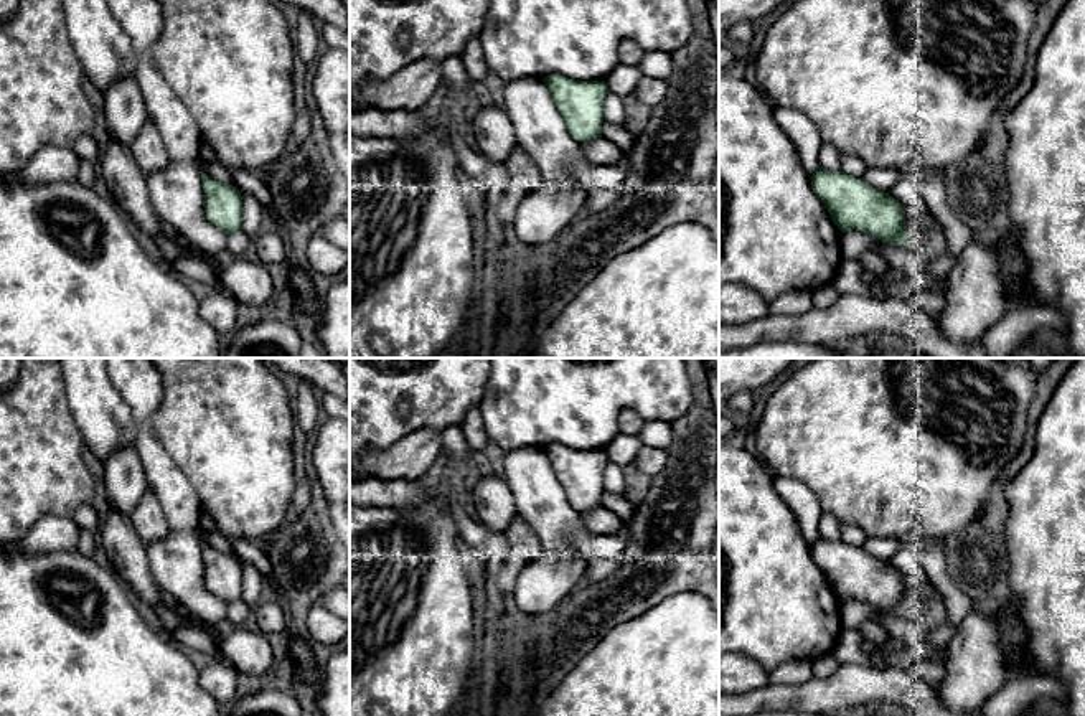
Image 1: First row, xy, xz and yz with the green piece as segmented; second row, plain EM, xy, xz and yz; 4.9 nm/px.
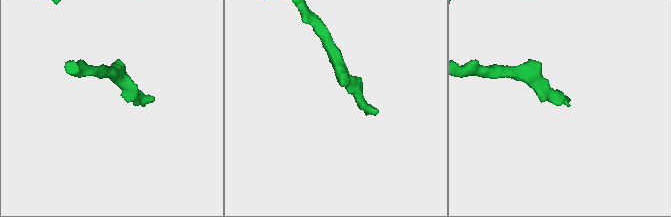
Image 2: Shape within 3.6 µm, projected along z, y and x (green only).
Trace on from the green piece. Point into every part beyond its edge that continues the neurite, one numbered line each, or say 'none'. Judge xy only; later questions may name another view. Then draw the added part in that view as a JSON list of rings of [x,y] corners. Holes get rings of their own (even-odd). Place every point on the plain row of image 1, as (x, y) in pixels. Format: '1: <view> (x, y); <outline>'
none

